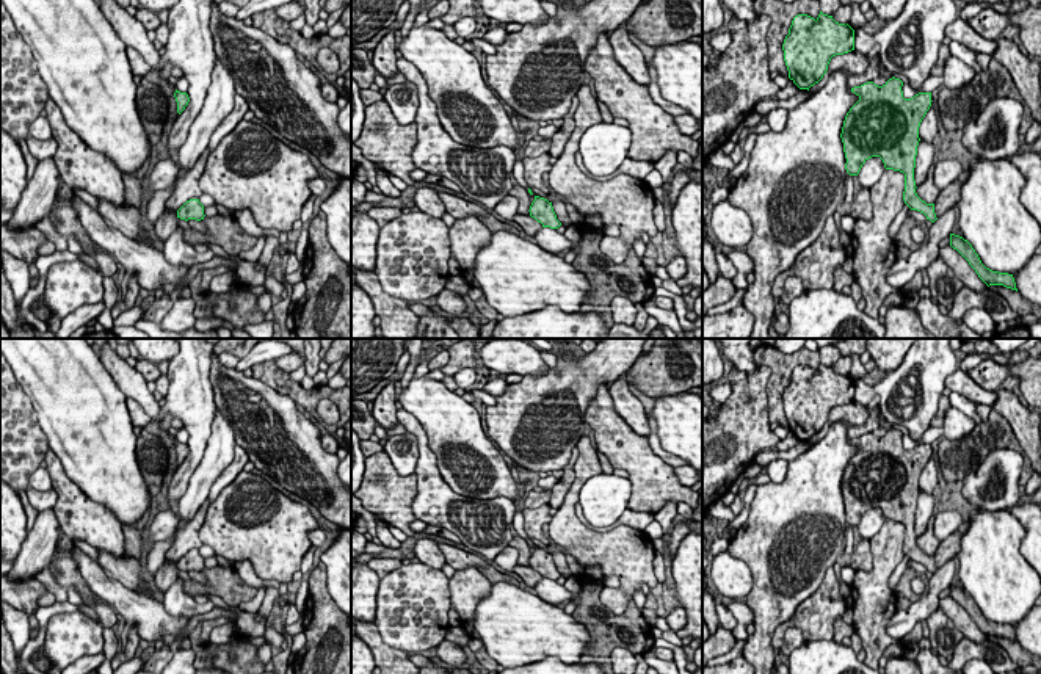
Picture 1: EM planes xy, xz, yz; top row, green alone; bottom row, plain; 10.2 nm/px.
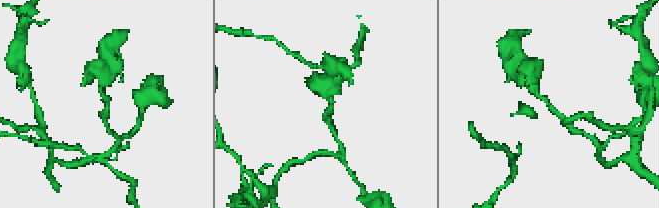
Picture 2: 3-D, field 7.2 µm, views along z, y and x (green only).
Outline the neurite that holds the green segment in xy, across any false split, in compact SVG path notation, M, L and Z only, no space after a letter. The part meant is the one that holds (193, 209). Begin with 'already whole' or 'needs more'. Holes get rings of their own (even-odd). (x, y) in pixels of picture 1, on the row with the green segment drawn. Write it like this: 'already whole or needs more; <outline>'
already whole; M190 199L187 201L179 210L177 210L177 218L180 219L196 219L201 221L204 219L204 205L199 202L199 199Z

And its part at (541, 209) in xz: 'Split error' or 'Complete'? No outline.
Complete

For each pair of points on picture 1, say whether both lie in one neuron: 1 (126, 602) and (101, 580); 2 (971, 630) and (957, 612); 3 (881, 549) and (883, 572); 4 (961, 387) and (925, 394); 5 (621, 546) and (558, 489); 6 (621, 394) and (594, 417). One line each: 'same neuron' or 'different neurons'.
1: same neuron
2: same neuron
3: same neuron
4: different neurons
5: different neurons
6: different neurons

